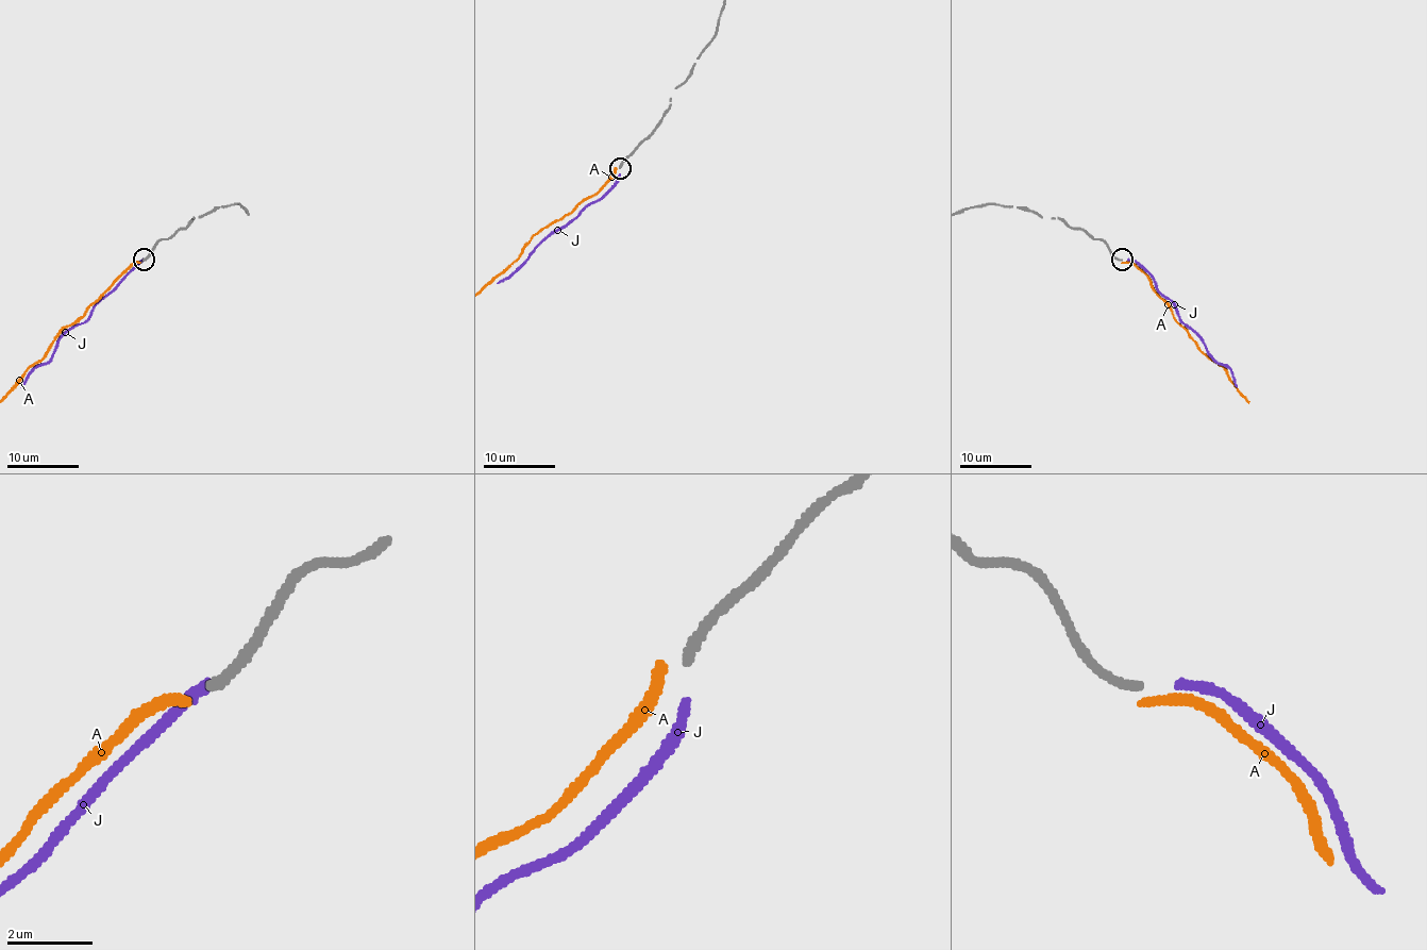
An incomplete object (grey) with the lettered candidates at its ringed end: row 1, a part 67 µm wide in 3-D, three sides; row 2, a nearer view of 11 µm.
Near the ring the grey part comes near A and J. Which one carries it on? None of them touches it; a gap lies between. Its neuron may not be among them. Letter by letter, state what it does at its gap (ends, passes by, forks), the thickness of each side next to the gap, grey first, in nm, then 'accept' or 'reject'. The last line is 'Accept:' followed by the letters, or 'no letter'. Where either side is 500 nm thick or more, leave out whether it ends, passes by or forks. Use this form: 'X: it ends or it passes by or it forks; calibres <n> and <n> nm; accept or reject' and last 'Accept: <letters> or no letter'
A: it ends; calibres 220 and 260 nm; reject
J: it ends; calibres 220 and 220 nm; accept
Accept: J

